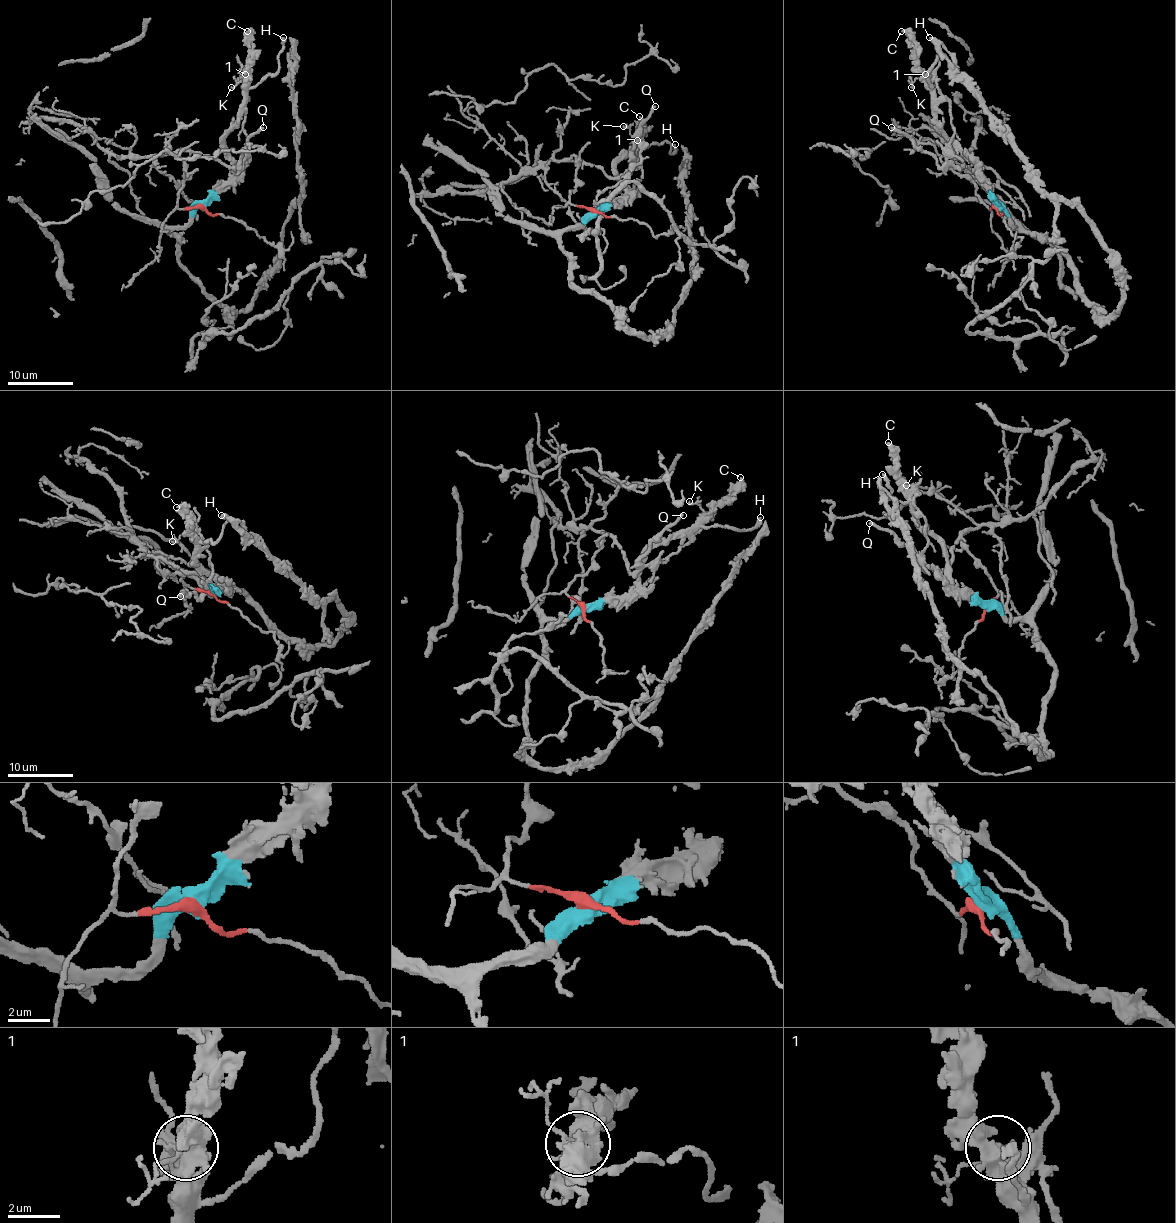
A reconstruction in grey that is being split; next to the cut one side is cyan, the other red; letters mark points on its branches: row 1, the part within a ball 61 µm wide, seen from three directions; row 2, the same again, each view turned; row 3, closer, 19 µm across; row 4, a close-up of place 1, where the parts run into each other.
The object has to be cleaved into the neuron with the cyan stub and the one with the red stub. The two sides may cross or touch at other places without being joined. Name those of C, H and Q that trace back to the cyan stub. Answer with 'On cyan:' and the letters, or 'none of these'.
On cyan: C, H

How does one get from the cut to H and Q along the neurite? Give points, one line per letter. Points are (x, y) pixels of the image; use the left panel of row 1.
H: (203, 206), (236, 170), (236, 161), (226, 152), (224, 139), (237, 121), (244, 94), (278, 70), (283, 37)
Q: (203, 206), (178, 207), (185, 163), (177, 152), (200, 152), (229, 166), (240, 166), (240, 150), (263, 127)

